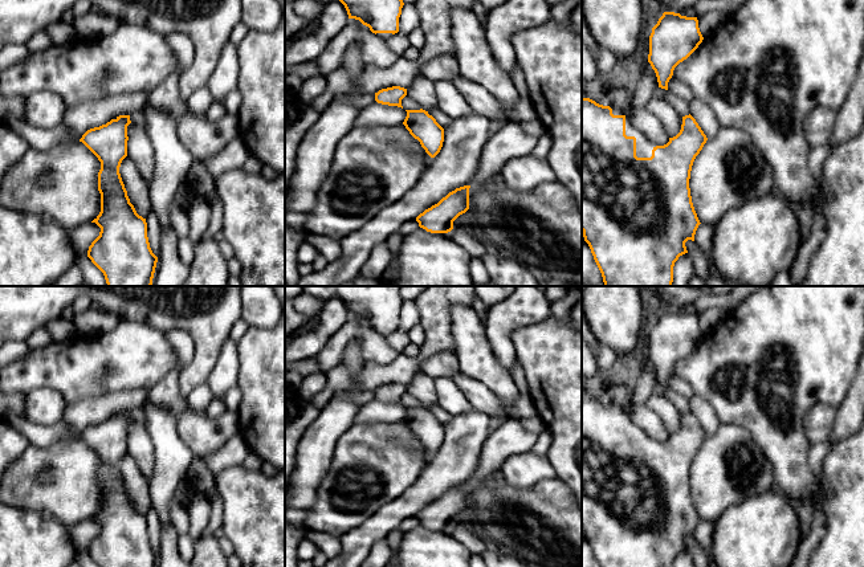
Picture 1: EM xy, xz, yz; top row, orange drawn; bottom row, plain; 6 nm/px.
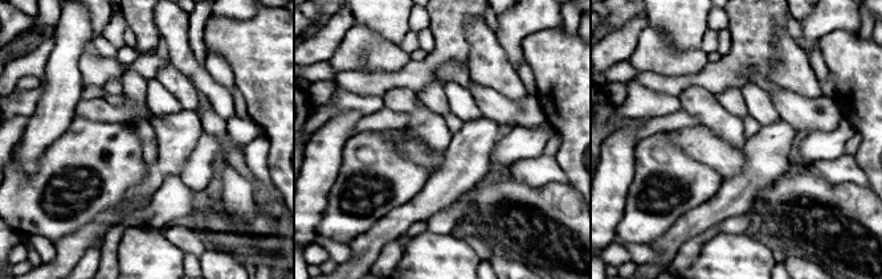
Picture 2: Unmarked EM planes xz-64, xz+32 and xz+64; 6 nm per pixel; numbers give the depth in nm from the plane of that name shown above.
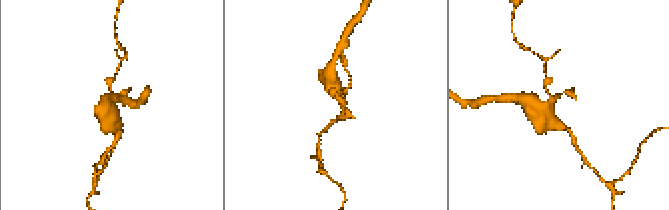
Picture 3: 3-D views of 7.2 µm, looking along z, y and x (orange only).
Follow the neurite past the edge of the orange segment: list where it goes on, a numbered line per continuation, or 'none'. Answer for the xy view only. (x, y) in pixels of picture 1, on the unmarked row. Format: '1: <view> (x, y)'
none

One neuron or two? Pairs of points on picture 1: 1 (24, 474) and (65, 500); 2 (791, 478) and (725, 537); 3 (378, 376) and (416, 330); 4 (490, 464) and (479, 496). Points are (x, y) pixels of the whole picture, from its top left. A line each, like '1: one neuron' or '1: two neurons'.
1: one neuron
2: two neurons
3: two neurons
4: two neurons

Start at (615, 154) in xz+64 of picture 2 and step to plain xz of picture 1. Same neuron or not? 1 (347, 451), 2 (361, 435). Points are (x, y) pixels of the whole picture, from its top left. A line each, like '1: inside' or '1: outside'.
1: outside
2: outside

